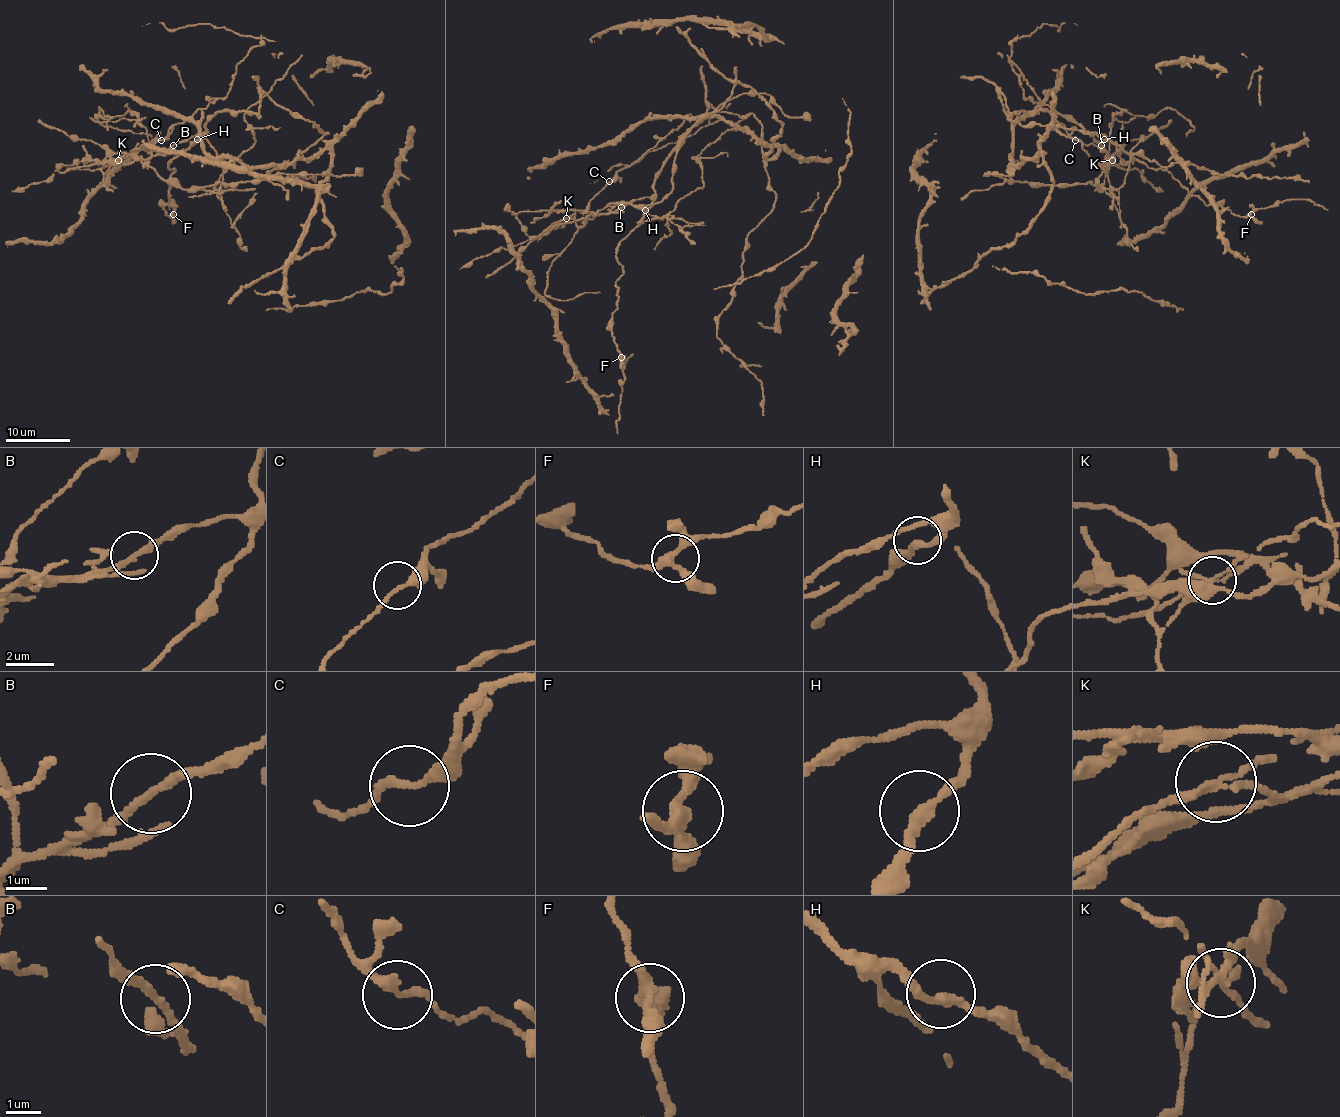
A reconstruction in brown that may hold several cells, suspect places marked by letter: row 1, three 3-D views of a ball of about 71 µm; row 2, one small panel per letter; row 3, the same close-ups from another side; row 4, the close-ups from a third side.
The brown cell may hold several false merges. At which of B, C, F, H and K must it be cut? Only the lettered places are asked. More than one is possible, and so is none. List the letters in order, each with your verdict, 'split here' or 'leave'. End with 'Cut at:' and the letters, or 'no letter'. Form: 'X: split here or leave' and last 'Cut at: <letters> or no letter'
B: split here
C: leave
F: leave
H: leave
K: split here
Cut at: B, K

